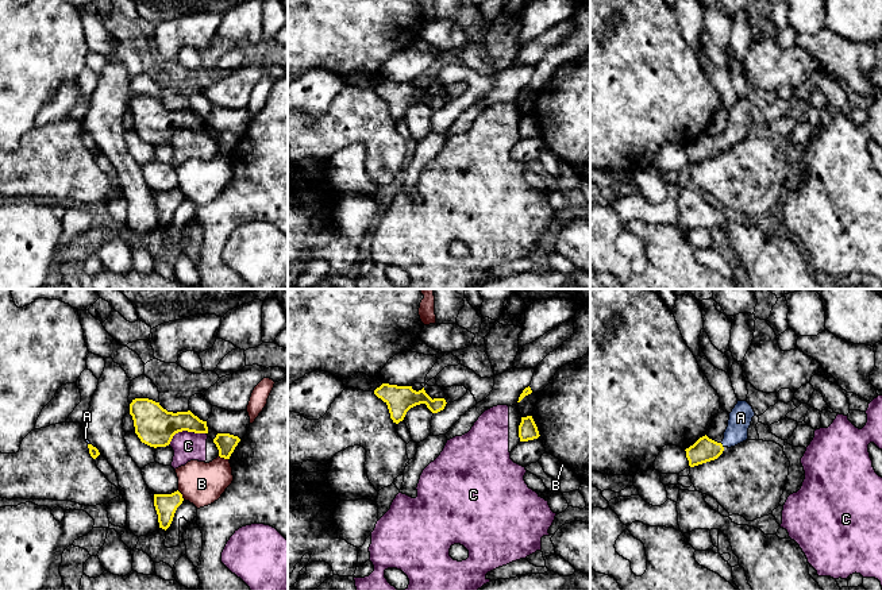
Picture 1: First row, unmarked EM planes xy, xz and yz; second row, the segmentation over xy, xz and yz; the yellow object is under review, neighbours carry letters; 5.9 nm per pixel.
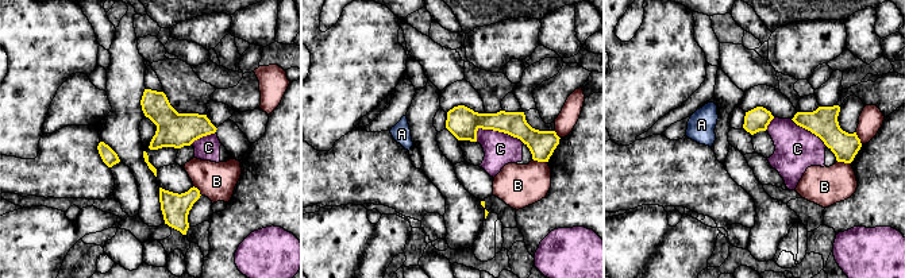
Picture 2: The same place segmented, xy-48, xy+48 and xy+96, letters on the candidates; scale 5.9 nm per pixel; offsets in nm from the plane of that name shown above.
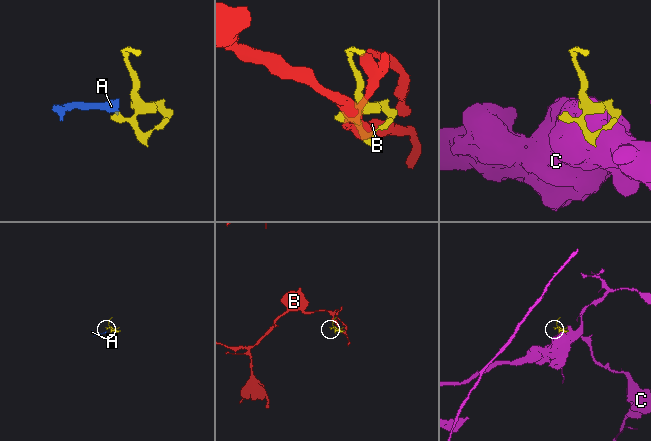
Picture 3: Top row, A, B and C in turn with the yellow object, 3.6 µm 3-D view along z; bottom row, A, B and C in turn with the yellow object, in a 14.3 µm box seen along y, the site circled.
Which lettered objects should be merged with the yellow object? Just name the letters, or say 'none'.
A

